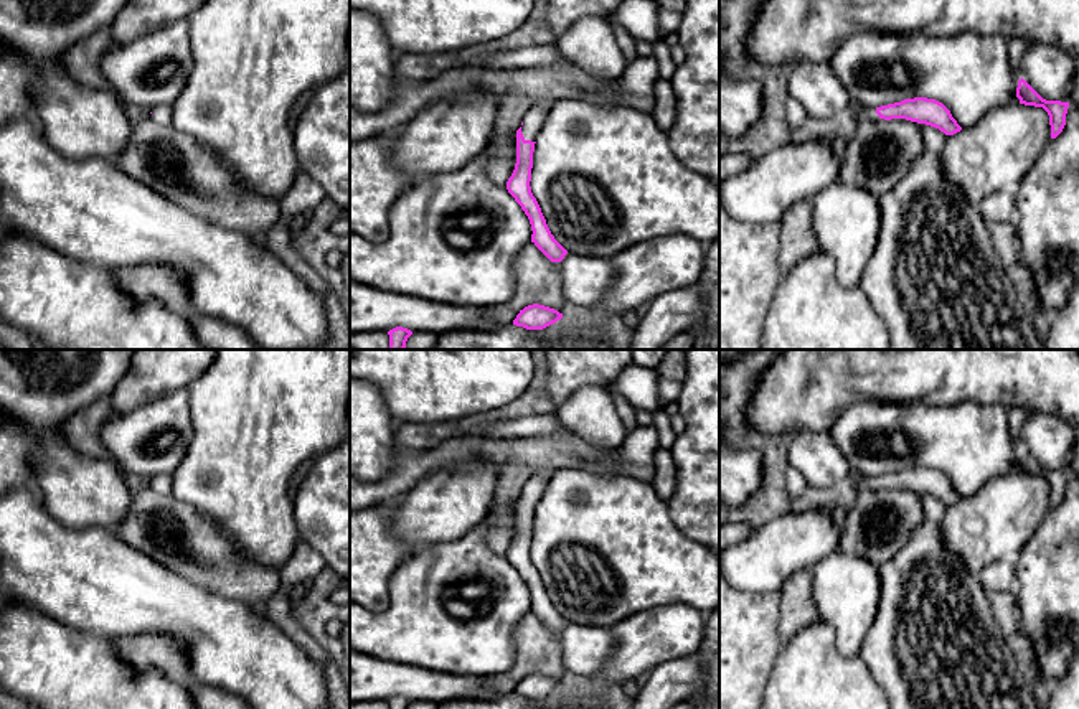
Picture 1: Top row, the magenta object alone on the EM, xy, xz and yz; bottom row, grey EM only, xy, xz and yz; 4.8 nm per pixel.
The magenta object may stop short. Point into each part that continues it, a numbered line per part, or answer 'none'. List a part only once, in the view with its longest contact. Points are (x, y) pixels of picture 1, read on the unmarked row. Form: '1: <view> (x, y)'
1: xz (535, 485)

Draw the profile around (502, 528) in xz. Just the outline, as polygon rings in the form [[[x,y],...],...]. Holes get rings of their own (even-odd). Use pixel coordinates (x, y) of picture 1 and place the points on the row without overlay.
[[[497,503],[495,513],[488,524],[487,544],[498,554],[507,556],[516,533],[516,506],[511,503]]]

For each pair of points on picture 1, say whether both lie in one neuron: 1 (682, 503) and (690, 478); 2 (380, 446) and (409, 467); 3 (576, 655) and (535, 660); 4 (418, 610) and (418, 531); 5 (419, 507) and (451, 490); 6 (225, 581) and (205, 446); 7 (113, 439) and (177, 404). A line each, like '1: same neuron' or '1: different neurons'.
1: same neuron
2: different neurons
3: different neurons
4: different neurons
5: same neuron
6: different neurons
7: same neuron

